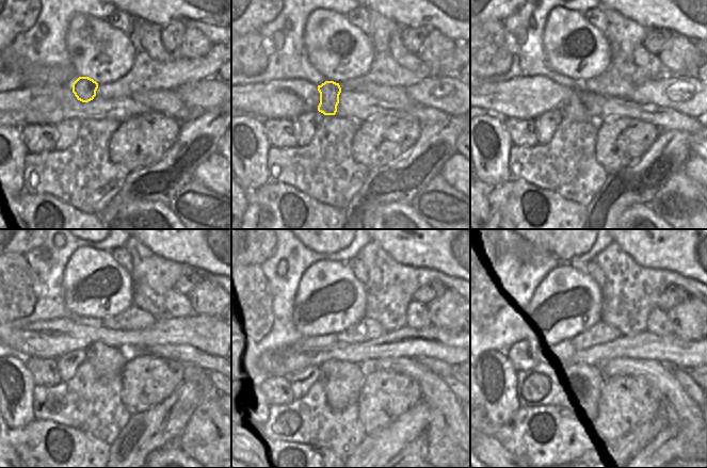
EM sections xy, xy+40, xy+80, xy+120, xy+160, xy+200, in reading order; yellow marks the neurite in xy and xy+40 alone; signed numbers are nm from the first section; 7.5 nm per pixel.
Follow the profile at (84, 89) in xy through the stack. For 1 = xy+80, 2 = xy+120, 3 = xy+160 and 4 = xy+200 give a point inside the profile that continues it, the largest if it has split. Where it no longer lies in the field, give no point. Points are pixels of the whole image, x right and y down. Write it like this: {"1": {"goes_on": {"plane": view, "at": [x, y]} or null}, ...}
{"1": {"goes_on": {"plane": "xy+80", "at": [572, 109]}}, "2": {"goes_on": {"plane": "xy+120", "at": [107, 360]}}, "3": {"goes_on": {"plane": "xy+160", "at": [344, 380]}}, "4": {"goes_on": {"plane": "xy+200", "at": [583, 383]}}}

